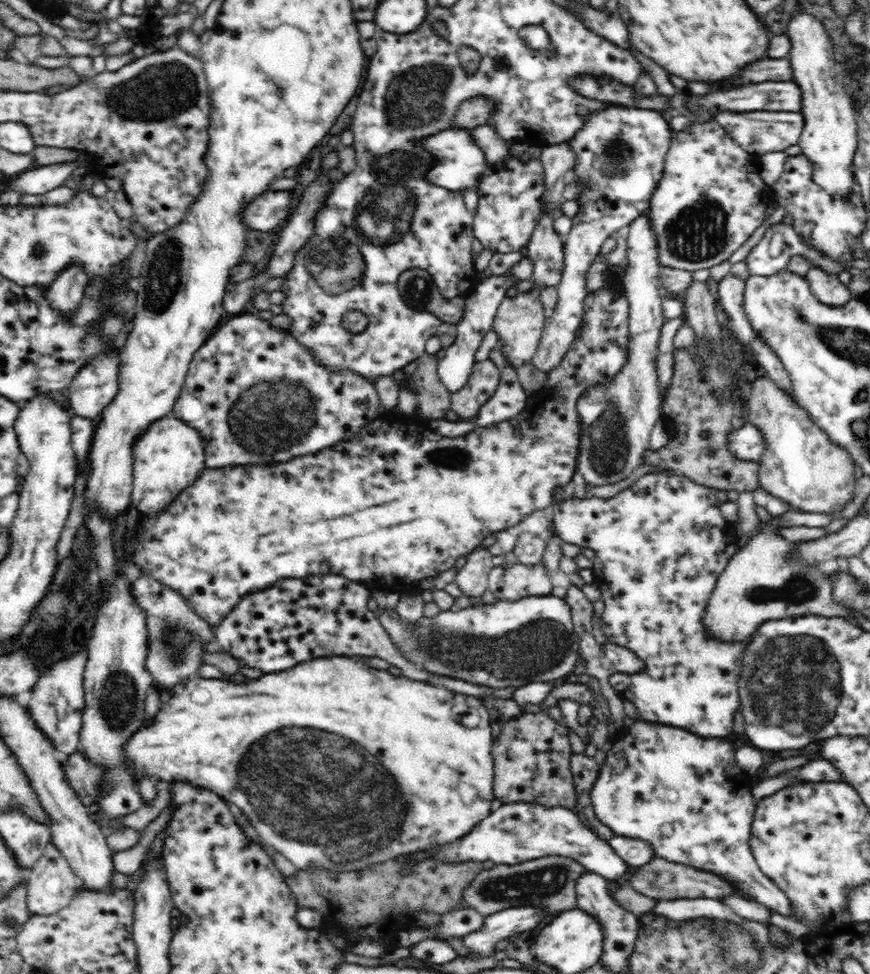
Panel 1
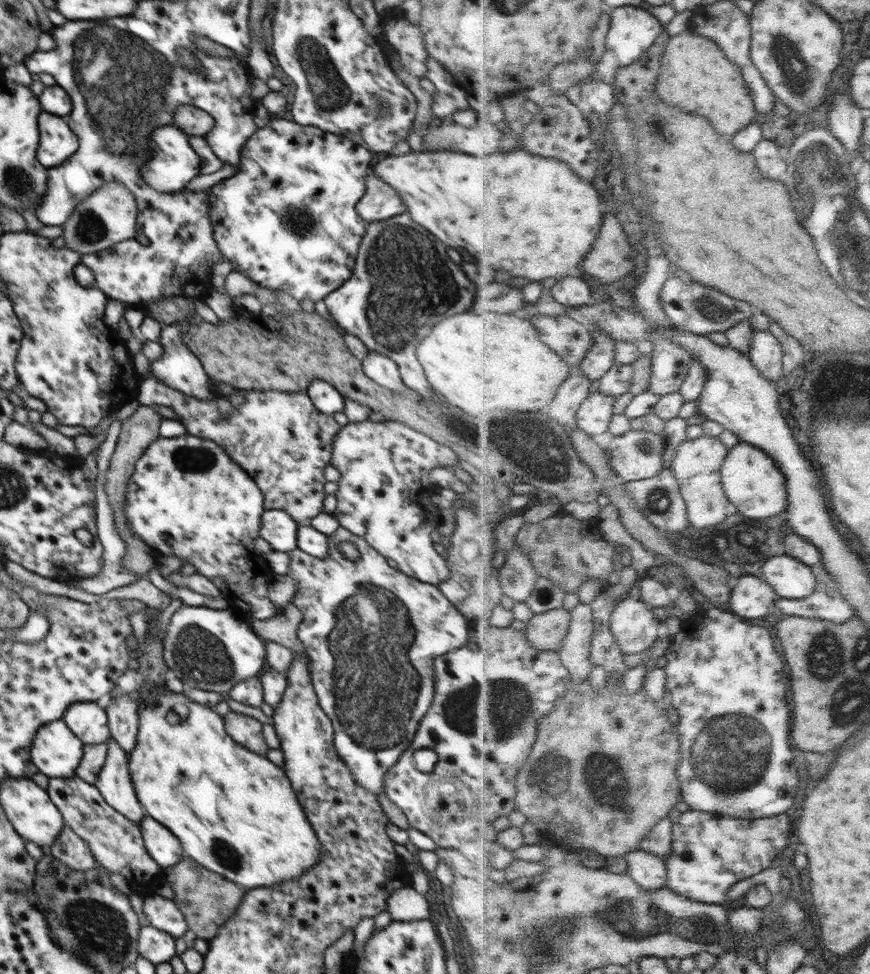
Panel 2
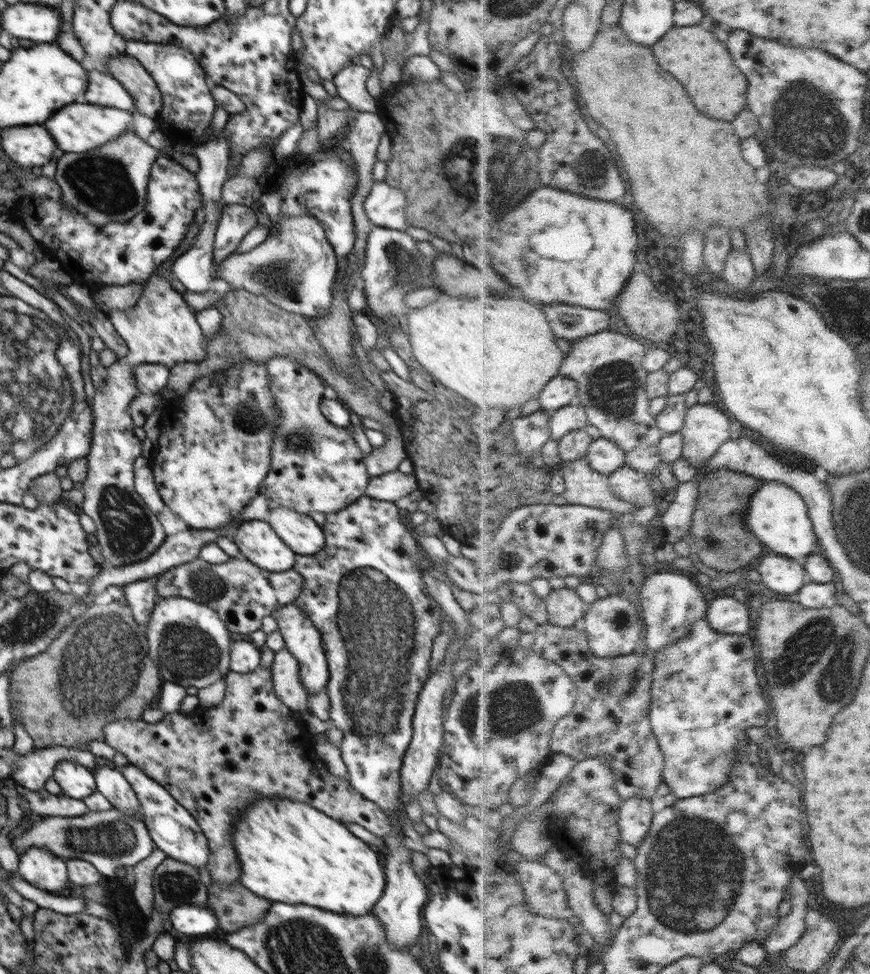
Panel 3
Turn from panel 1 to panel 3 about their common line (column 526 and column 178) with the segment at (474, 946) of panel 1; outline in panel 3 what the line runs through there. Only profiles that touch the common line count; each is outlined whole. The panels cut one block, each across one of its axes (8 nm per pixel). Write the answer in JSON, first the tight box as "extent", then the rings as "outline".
{"extent":[169,905,219,937],"outline":[[[182,905],[176,907],[169,916],[173,931],[177,935],[205,937],[219,928],[215,912],[208,906]]]}

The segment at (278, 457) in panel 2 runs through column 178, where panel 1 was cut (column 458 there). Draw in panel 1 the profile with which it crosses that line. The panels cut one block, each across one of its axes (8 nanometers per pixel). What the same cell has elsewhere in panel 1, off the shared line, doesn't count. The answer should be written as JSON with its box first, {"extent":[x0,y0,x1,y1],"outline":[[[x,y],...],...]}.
{"extent":[451,359,501,422],"outline":[[[491,359],[477,361],[466,386],[451,393],[451,410],[456,412],[462,422],[474,420],[479,416],[482,406],[490,401],[498,388],[501,371]]]}

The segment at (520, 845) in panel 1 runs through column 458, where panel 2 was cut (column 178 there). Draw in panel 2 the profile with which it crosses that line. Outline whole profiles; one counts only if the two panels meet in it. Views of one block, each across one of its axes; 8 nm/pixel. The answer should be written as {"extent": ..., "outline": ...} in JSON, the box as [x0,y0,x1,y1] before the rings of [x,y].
{"extent":[139,815,183,870],"outline":[[[147,815],[139,824],[148,854],[164,870],[174,867],[183,859],[181,842],[166,826]]]}

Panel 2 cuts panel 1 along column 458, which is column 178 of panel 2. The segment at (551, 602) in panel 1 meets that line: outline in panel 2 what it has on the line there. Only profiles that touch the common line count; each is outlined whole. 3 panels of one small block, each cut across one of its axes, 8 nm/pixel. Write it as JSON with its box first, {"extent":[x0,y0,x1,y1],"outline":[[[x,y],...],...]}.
{"extent":[163,605,267,693],"outline":[[[183,605],[172,614],[167,628],[167,635],[163,640],[163,659],[172,674],[184,682],[186,688],[227,693],[239,682],[259,676],[267,668],[265,640],[253,631],[246,617],[230,609]]]}

